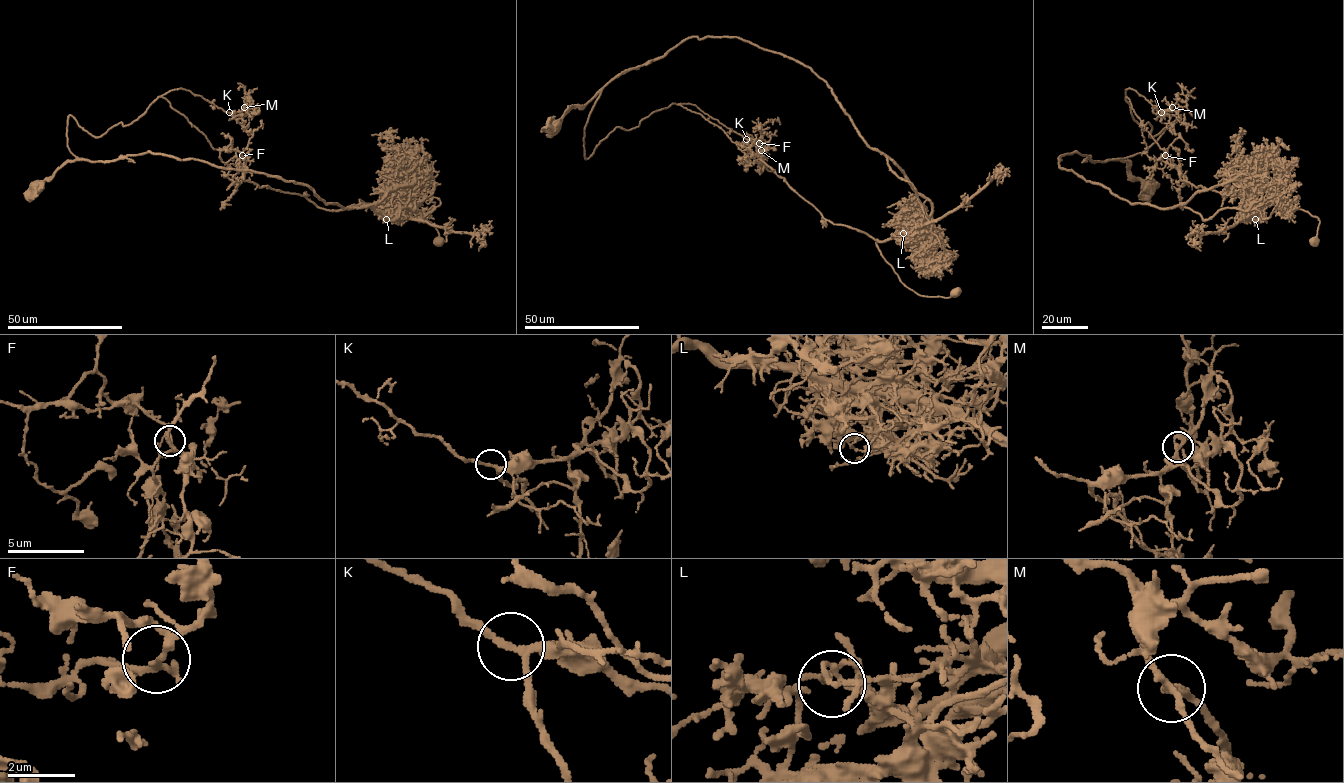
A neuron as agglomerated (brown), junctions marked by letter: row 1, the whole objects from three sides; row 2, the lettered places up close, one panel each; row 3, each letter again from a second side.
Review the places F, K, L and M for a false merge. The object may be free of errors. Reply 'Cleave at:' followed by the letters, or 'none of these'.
Cleave at: L

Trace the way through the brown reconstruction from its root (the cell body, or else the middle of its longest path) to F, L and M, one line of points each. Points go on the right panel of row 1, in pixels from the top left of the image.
F: (1148, 186), (1114, 160), (1144, 151), (1181, 115), (1150, 137), (1126, 96), (1165, 155)
L: (1148, 186), (1125, 161), (1077, 152), (1058, 158), (1131, 203), (1162, 208), (1237, 180), (1240, 208), (1255, 219)
M: (1148, 186), (1114, 160), (1144, 151), (1181, 115), (1150, 137), (1125, 90), (1161, 113), (1172, 107)

